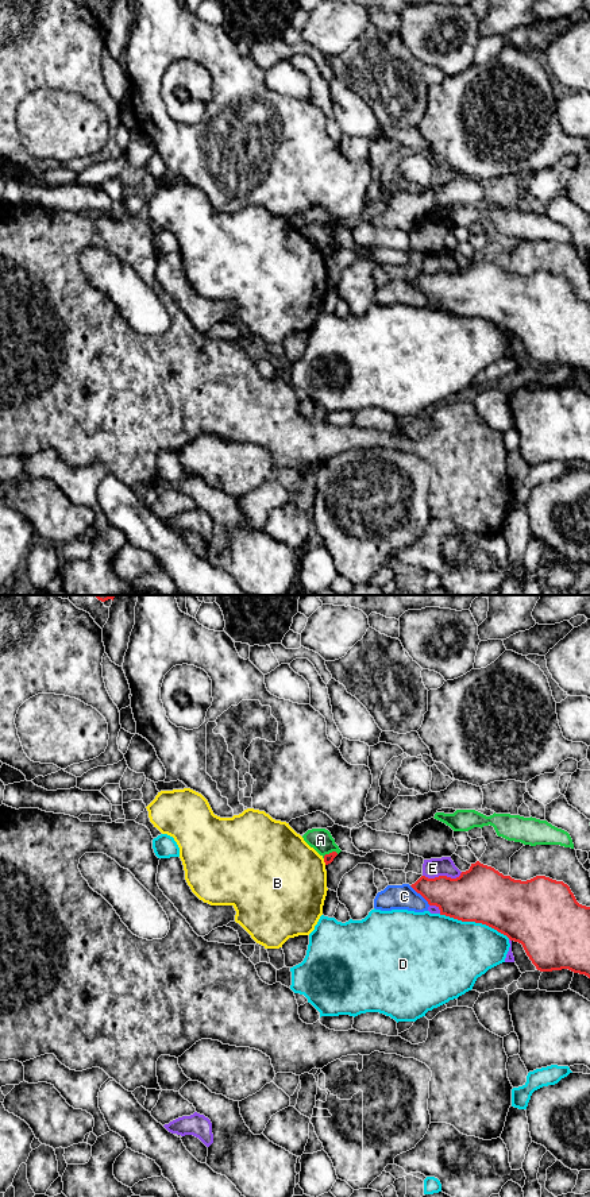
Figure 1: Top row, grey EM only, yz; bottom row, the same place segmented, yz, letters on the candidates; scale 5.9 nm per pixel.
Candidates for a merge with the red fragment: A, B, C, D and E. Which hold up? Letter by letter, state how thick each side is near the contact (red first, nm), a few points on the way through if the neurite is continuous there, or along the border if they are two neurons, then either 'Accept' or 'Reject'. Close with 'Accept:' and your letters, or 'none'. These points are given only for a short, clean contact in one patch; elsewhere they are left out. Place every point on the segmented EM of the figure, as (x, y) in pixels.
A: Thickness 60 nm (red) against 140 nm. Boundary: yz (338, 853), (330, 852), (323, 857). Reject
B: Thickness 60 nm (red) against 480 nm. Reject
C: Thickness 260 nm (red) against 150 nm. Reject
D: Thickness 340 nm (red) against 420 nm. Reject
E: Thickness 320 nm (red) against 120 nm. Reject
Accept: none

